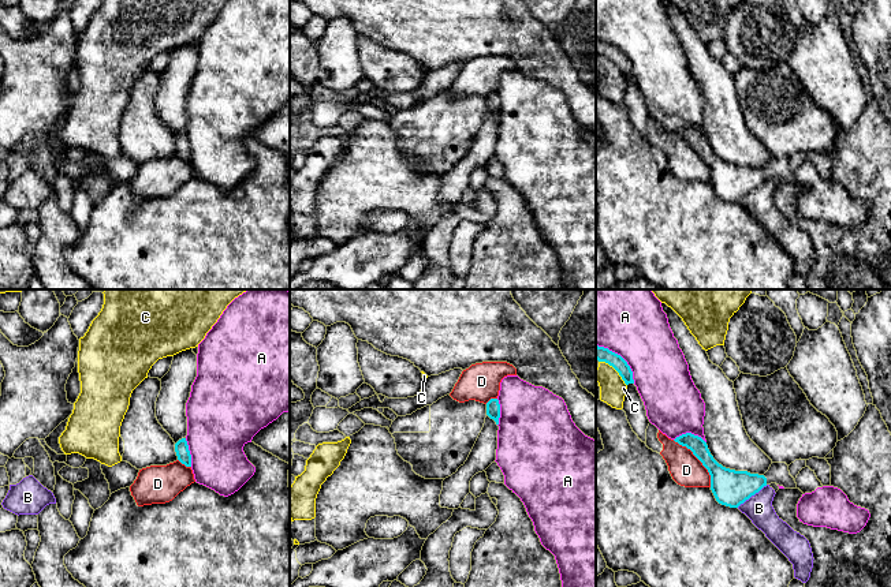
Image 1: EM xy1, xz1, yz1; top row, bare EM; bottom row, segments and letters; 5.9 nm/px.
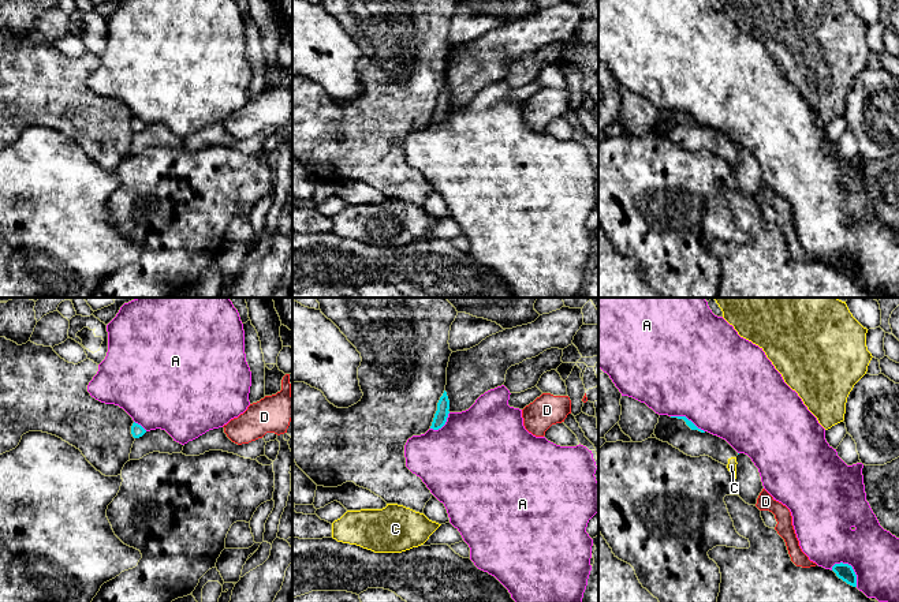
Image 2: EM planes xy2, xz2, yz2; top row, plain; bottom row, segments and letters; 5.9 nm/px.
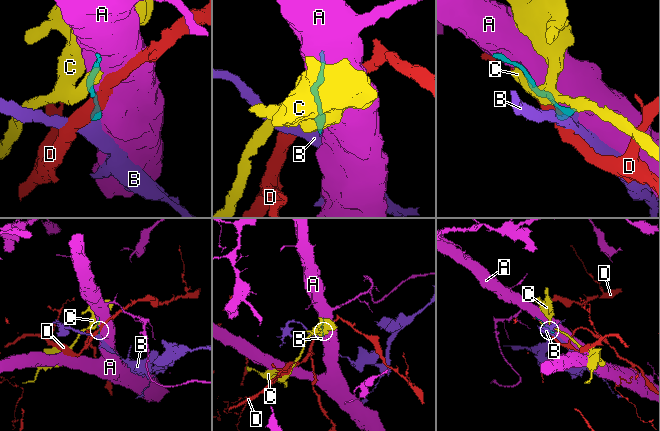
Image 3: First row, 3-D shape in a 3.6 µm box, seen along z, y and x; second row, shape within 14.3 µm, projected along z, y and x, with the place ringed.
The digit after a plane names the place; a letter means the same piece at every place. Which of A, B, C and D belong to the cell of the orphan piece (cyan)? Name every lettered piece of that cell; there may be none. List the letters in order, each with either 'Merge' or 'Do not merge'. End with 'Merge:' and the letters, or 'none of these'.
A: Do not merge
B: Do not merge
C: Do not merge
D: Do not merge
Merge: none of these

